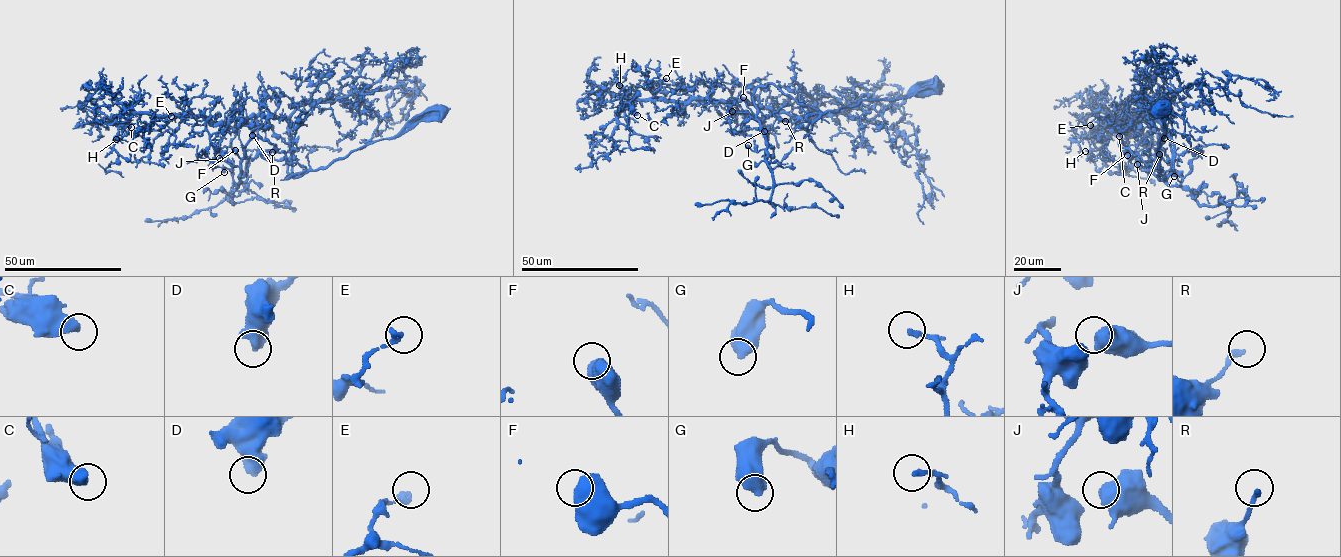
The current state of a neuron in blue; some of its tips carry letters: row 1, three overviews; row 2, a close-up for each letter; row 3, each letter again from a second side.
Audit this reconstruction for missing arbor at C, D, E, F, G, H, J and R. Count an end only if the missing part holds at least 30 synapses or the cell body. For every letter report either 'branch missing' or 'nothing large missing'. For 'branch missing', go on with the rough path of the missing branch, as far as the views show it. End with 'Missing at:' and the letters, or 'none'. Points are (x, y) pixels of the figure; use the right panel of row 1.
C: nothing large missing
D: nothing large missing
E: nothing large missing
F: nothing large missing
G: nothing large missing
H: nothing large missing
J: nothing large missing
R: nothing large missing
Missing at: none

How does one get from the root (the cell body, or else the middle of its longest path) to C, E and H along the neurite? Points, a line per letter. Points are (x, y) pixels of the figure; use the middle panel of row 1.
C: (934, 90), (860, 100), (821, 113), (808, 130), (789, 114), (744, 101), (632, 101), (626, 108), (637, 115)
E: (934, 90), (860, 100), (821, 113), (808, 130), (789, 114), (744, 101), (657, 99), (655, 89), (666, 78)
H: (934, 90), (860, 100), (821, 113), (808, 130), (789, 114), (744, 101), (634, 100), (623, 105), (619, 85)

